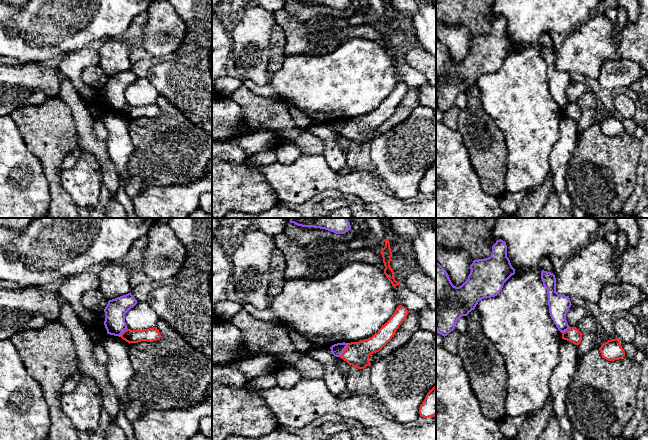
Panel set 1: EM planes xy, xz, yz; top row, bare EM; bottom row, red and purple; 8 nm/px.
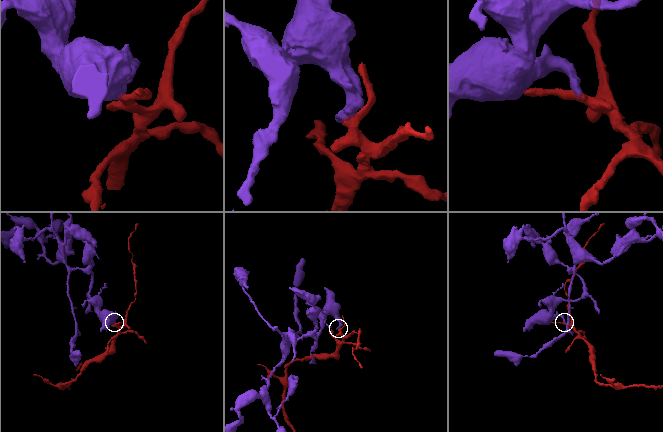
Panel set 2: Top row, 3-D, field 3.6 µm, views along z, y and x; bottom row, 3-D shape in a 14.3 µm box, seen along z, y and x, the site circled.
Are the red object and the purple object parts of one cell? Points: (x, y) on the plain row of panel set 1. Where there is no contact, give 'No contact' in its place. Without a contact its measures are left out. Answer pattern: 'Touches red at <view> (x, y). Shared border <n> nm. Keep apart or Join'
Touches red at xz (344, 126). Shared border 140 nm. Keep apart

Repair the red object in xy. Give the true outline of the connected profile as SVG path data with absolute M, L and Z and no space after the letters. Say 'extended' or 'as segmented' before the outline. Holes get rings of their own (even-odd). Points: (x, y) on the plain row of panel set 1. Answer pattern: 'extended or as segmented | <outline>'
as segmented | M157 103L144 106L131 106L127 104L120 113L130 120L141 117L153 118L160 115L161 110Z

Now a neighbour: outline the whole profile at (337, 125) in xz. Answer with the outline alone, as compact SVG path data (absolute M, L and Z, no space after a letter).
M343 118L343 119L337 119L337 120L332 121L330 123L332 130L336 133L340 133L348 120L349 119Z

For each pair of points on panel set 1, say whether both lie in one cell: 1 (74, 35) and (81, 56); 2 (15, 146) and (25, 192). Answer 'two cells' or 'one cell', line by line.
1: two cells
2: one cell

